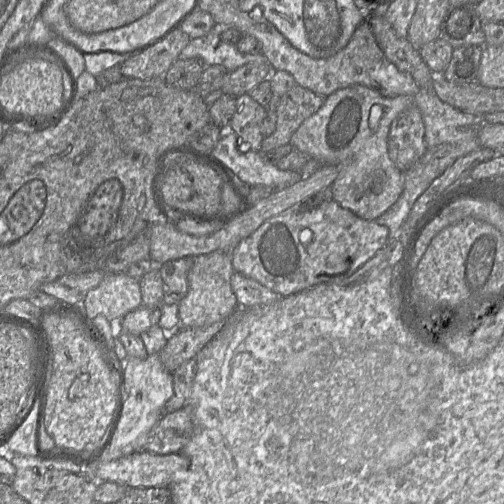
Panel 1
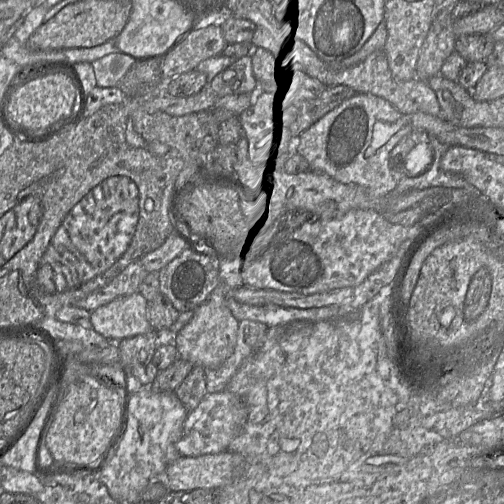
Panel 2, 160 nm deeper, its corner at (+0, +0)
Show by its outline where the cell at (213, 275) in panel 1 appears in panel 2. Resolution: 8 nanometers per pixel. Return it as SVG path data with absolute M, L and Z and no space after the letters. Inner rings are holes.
M220 282L208 300L194 309L191 320L173 337L173 343L177 347L180 358L204 369L218 368L233 353L240 321L225 304L230 290L234 289L222 285Z

